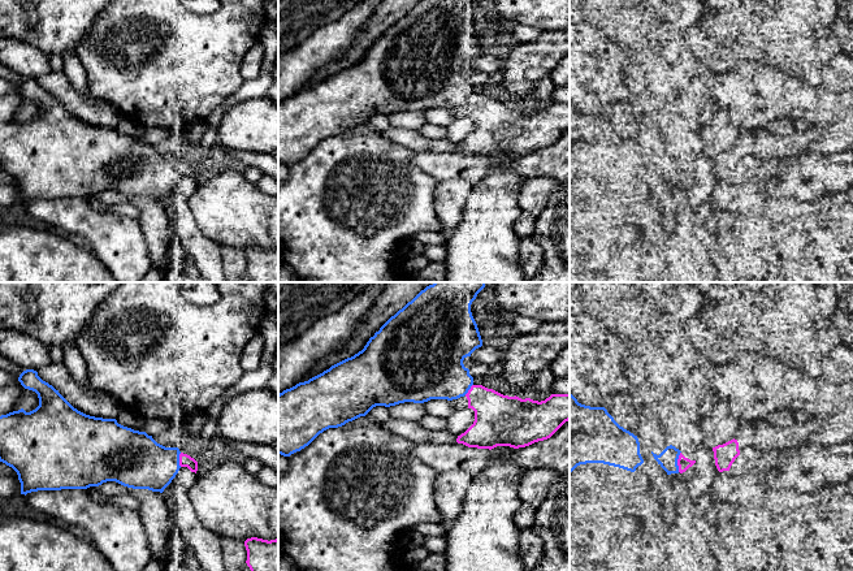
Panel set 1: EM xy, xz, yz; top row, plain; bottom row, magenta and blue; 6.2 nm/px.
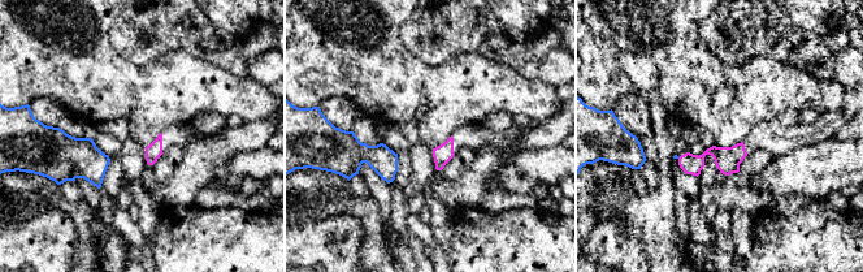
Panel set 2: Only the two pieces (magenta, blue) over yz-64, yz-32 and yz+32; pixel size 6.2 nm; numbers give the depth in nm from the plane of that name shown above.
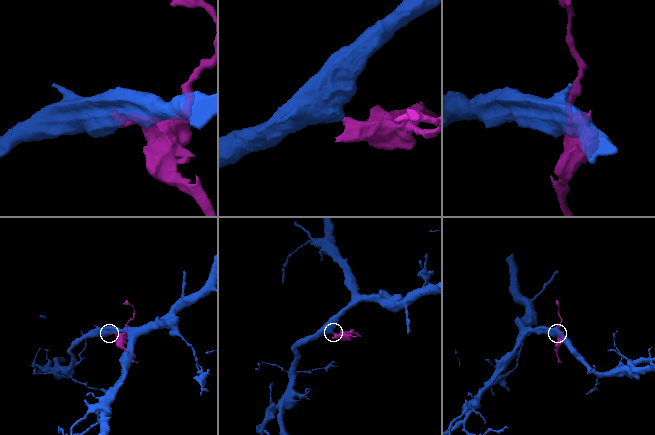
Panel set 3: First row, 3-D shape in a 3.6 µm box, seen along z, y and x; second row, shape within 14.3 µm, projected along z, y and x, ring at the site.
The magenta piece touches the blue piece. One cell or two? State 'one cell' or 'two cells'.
one cell

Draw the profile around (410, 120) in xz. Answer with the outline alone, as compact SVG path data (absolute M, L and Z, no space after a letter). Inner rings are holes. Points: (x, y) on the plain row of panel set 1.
M404 111L389 116L390 126L395 129L419 130L426 124L423 112Z

